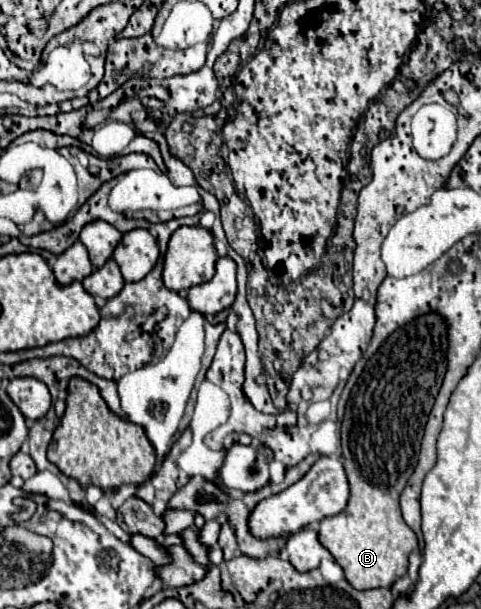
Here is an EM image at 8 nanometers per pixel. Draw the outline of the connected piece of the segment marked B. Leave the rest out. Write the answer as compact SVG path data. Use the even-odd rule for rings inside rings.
M428 312L412 322L404 324L388 336L388 340L376 350L376 354L366 362L362 376L352 388L350 400L346 404L346 414L342 420L342 456L346 456L346 474L350 480L350 500L346 506L348 514L336 514L320 522L318 536L322 544L330 550L334 560L344 568L346 580L356 590L370 588L390 588L408 570L408 556L418 548L418 536L412 528L406 528L402 520L398 498L404 490L414 466L418 462L420 444L424 436L424 426L428 414L434 406L436 394L442 386L444 374L448 370L448 322L438 312Z

